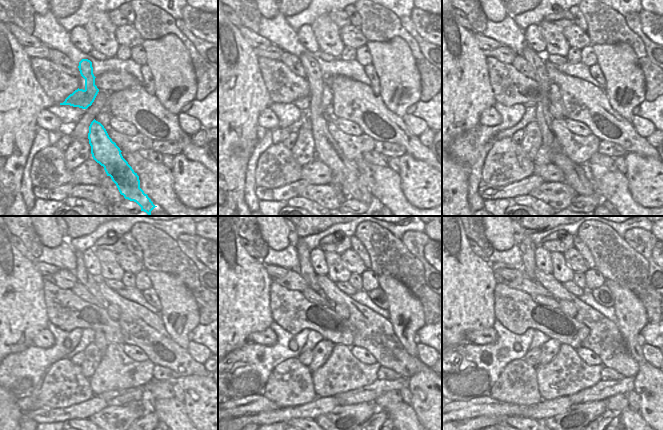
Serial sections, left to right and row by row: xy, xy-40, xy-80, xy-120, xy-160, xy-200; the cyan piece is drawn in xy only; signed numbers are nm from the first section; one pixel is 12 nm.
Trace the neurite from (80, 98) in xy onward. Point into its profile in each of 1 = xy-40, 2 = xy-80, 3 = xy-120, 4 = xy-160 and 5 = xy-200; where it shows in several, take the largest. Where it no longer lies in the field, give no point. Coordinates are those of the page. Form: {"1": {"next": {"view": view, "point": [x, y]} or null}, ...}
{"1": {"next": {"view": "xy-40", "point": [345, 172]}}, "2": {"next": {"view": "xy-80", "point": [574, 175]}}, "3": {"next": {"view": "xy-120", "point": [83, 276]}}, "4": {"next": {"view": "xy-160", "point": [306, 270]}}, "5": {"next": {"view": "xy-200", "point": [527, 247]}}}

